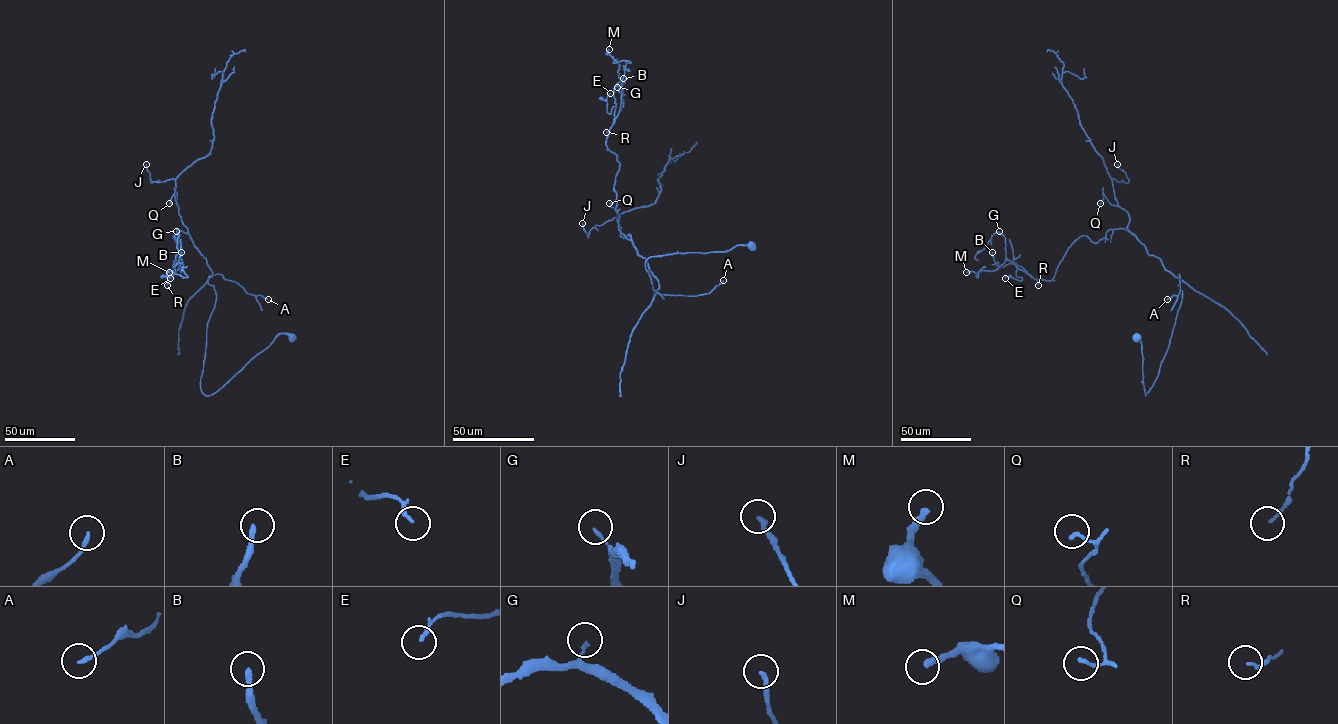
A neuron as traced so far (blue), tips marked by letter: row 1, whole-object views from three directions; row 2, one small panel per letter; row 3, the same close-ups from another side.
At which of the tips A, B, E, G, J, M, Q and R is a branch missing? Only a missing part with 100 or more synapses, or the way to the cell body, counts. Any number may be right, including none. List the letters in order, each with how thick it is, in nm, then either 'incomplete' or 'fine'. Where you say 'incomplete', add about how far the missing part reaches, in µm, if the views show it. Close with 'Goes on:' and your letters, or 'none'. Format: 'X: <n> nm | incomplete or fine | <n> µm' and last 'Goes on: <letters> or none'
A: 150 nm | fine
B: 240 nm | fine
E: 150 nm | fine
G: 120 nm | fine
J: 190 nm | fine
M: 280 nm | fine
Q: 140 nm | fine
R: 100 nm | fine
Goes on: none

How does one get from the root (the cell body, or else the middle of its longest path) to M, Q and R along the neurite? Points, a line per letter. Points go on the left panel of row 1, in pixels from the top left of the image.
M: (292, 337), (279, 334), (206, 396), (216, 294), (178, 228), (166, 280), (180, 260), (187, 277), (169, 272)
Q: (292, 337), (279, 334), (219, 390), (202, 393), (216, 294), (174, 194), (169, 203)
R: (292, 337), (279, 334), (206, 396), (200, 379), (216, 294), (207, 259), (178, 228), (167, 285)

